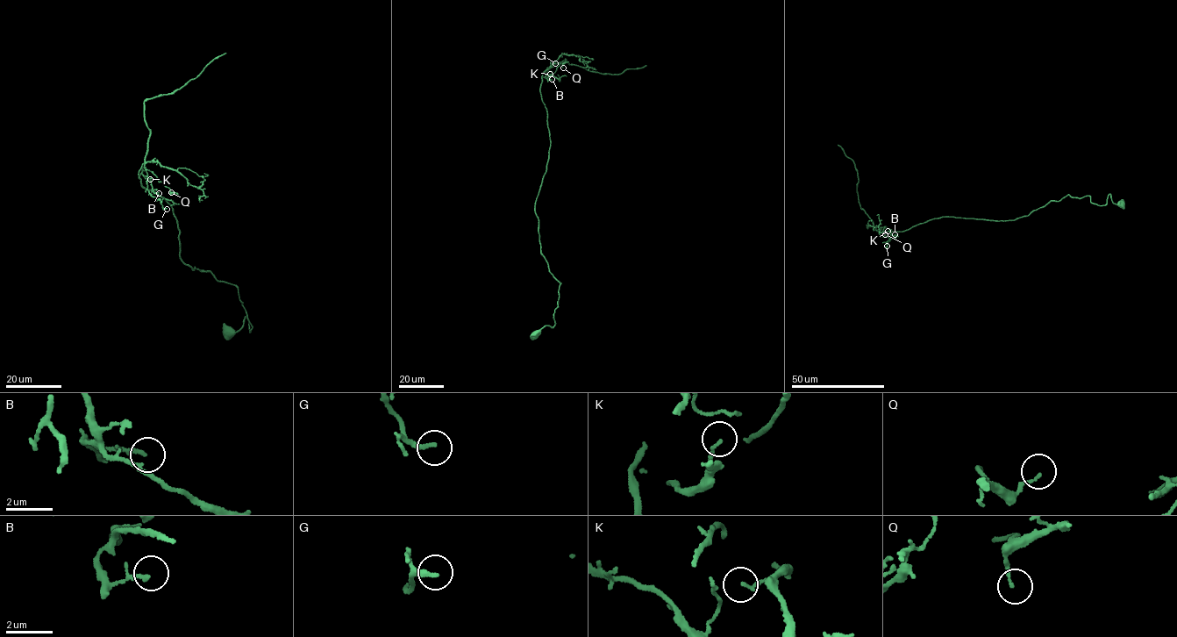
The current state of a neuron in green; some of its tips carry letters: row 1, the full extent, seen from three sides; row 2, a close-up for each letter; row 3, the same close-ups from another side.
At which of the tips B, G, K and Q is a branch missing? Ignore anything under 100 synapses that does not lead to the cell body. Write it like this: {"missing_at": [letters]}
{"missing_at": []}

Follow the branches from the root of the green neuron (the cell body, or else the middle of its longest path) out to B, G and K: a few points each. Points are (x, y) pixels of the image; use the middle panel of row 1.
B: (535, 334), (554, 325), (560, 283), (541, 251), (535, 210), (550, 146), (540, 86), (542, 77), (552, 79)
G: (535, 334), (554, 325), (560, 283), (541, 251), (535, 210), (550, 146), (540, 86), (542, 72), (555, 63)
K: (535, 334), (554, 325), (560, 283), (541, 251), (535, 210), (550, 146), (540, 86), (542, 77), (550, 74)

